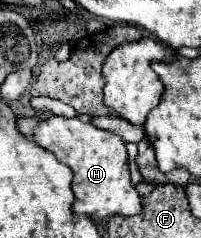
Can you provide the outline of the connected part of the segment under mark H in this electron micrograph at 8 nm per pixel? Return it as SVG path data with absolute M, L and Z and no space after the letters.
M52 115L44 119L36 129L32 141L40 145L42 149L48 149L56 155L56 159L64 165L68 165L74 173L72 179L72 191L74 191L74 213L84 213L88 217L112 217L112 215L124 215L132 217L142 211L140 195L134 189L134 183L130 179L128 171L128 153L124 147L124 141L108 131L102 131L94 127L92 123L84 123L82 119L68 119Z

